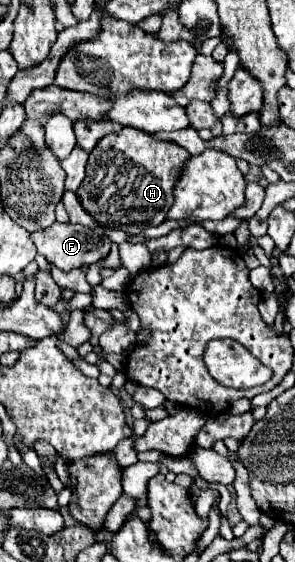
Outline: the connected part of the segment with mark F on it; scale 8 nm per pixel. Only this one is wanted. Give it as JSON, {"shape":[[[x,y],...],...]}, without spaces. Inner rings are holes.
{"shape":[[[55,222],[47,230],[33,232],[31,238],[33,238],[39,254],[43,254],[49,262],[53,262],[57,268],[61,268],[65,272],[69,272],[73,268],[83,268],[83,266],[95,264],[95,262],[107,258],[109,252],[111,252],[109,236],[105,236],[99,230],[87,228],[87,226],[79,226],[79,224],[59,224],[59,222]]]}

